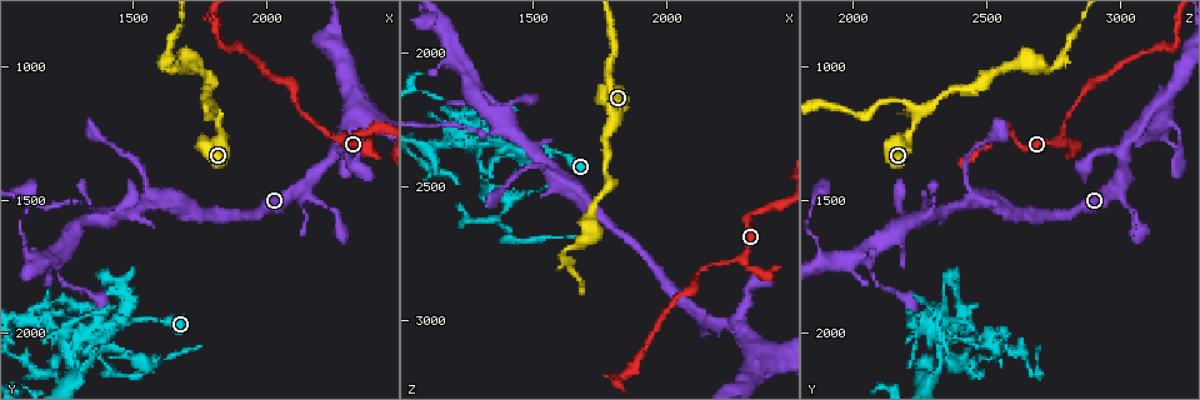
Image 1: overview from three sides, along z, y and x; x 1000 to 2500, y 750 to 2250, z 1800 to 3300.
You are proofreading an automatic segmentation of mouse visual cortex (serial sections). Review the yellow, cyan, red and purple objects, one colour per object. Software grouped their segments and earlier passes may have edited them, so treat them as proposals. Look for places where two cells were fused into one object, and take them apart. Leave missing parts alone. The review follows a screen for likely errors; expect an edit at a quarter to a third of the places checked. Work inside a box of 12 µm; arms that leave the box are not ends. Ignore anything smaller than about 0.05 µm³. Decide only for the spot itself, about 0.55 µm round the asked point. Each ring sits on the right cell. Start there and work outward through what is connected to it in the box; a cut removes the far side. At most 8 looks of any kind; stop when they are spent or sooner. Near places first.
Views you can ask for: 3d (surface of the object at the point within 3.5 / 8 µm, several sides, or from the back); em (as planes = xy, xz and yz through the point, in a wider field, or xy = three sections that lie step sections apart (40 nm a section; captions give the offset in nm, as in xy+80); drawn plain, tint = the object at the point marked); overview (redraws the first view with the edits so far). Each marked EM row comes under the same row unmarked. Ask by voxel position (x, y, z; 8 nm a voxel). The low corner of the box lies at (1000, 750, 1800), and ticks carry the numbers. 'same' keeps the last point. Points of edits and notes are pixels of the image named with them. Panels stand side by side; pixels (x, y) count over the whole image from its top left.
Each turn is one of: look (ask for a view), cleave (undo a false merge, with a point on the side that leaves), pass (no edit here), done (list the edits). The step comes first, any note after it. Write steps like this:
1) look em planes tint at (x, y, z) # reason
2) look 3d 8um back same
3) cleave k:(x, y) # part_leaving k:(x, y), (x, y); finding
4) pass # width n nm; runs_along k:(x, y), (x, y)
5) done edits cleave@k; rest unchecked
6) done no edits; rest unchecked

look 3d 3.5um at (2310, 1270, 2820) # abrupt turn

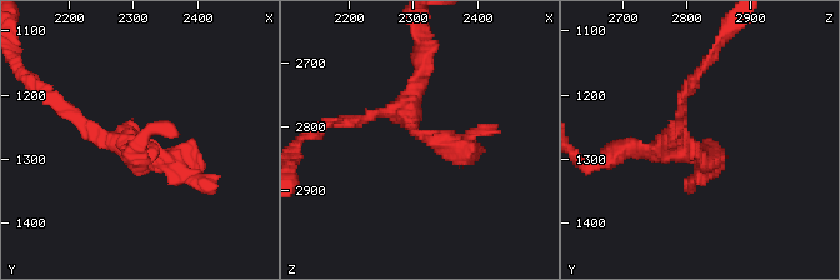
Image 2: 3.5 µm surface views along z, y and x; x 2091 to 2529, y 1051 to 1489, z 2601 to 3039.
look em xy step 5 tint at (2310, 1280, 2810)

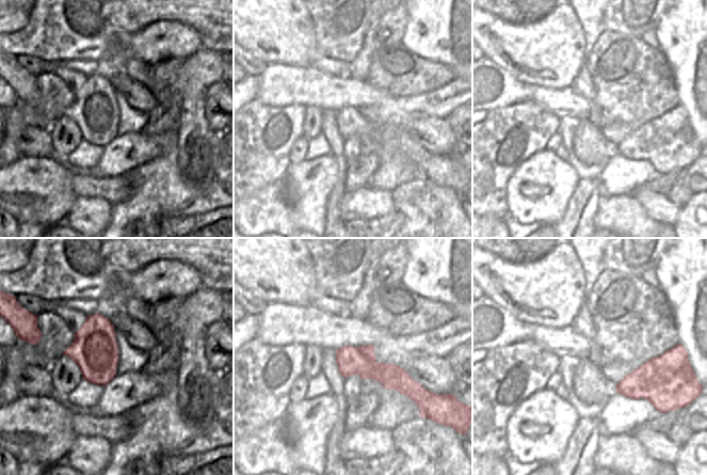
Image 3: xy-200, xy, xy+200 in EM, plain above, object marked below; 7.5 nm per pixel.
pass # runs_along 2:(424, 64), (413, 129), (485, 129); one cell here

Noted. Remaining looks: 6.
look 3d 3.5um back at (1820, 1190, 2250) # three arms meet

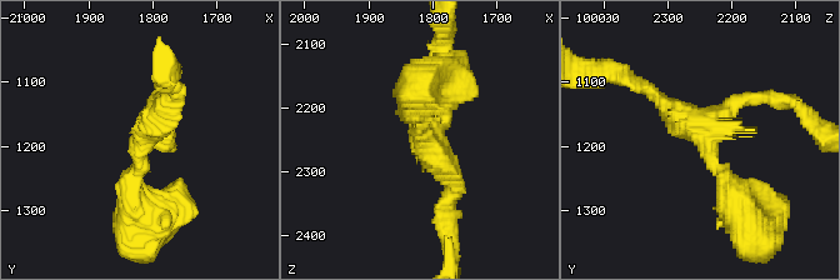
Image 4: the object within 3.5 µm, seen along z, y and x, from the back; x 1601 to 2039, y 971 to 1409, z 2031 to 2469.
look em xy step 1 tint at (1810, 1180, 2245)

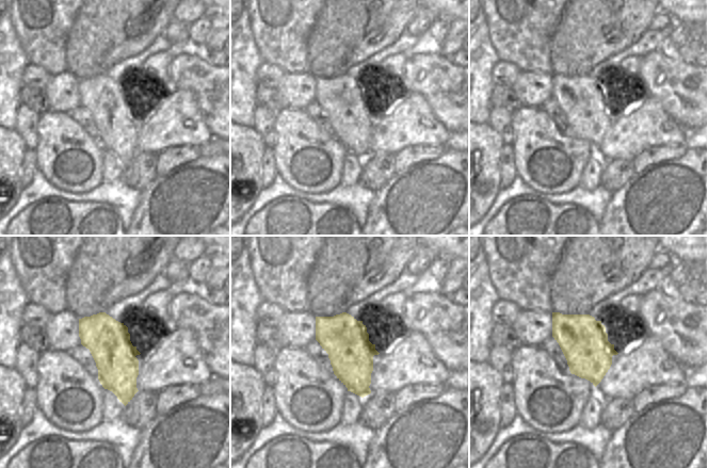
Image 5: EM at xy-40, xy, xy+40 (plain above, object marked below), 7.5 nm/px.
pass # continuous, no second cell

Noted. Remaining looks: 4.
look 3d 3.5um at (1620, 1010, 2750)

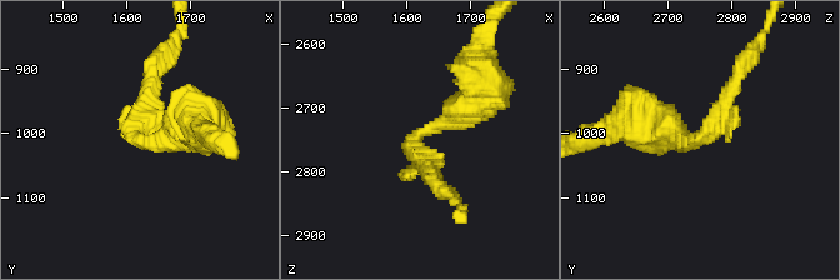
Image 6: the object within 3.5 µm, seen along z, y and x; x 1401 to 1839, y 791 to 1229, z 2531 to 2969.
look em xy step 3 tint at (1615, 1015, 2745) # arm_widths 200, 450 nm; shape alone is not enough

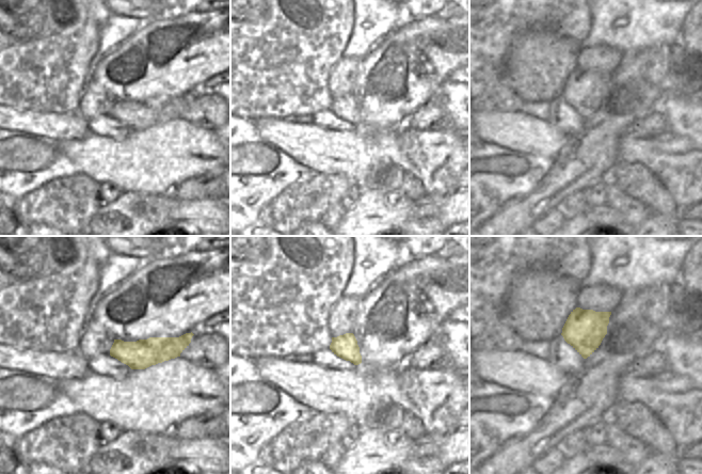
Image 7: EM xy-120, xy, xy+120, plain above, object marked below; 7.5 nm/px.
look em xy step 1 tint same

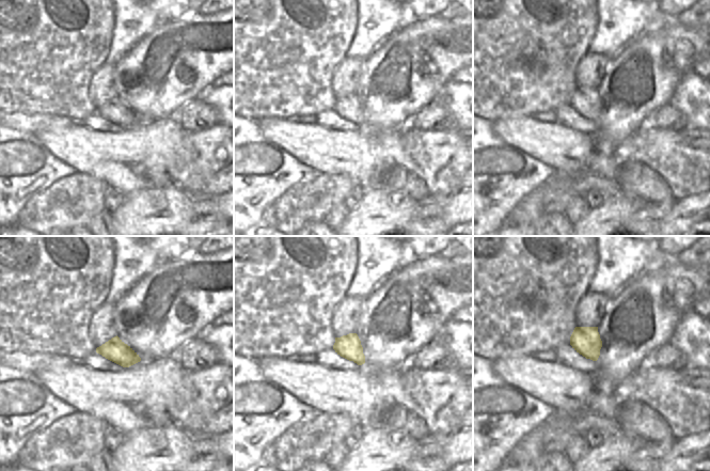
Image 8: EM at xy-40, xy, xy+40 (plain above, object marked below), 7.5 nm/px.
pass # runs_along 6:(653, 125), (695, 144), (740, 71); all the same cell

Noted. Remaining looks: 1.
done no edits; rest unchecked

